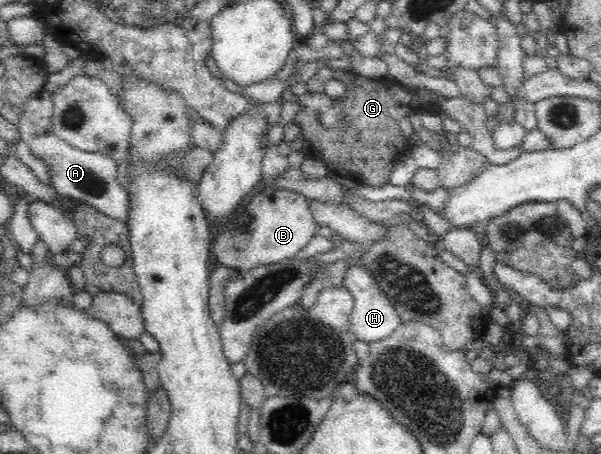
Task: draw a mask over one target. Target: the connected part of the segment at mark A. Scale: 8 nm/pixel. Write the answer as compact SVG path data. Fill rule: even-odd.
M42 90L39 95L32 97L27 102L25 111L16 126L19 129L22 148L31 148L32 152L42 158L49 166L53 192L77 198L98 210L102 216L118 220L128 226L128 222L130 222L130 199L129 194L116 182L116 161L100 154L78 150L60 140L51 131L53 113L51 95L47 90Z

